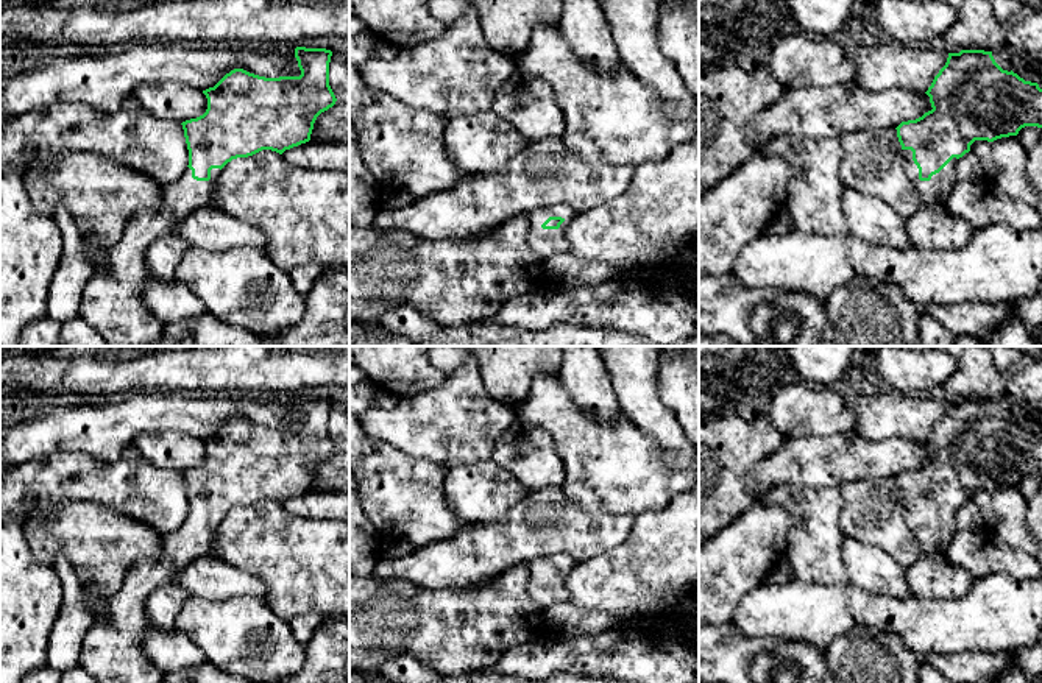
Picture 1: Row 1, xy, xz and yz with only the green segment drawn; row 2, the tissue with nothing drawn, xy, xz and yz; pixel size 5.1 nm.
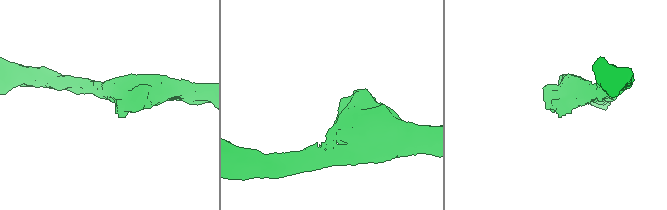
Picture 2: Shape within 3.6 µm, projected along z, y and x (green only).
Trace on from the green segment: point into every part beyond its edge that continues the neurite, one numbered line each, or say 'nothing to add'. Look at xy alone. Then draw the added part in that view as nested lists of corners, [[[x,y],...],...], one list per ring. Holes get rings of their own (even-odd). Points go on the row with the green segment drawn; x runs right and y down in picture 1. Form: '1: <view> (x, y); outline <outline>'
1: xy (111, 303); outline [[[187,167],[176,181],[162,186],[162,204],[137,209],[126,223],[120,242],[106,249],[109,271],[94,274],[87,281],[78,312],[109,346],[148,346],[162,335],[165,324],[142,303],[142,287],[147,276],[145,253],[158,237],[170,234],[176,223],[211,203],[220,173],[220,168],[212,168],[209,181],[197,181]]]

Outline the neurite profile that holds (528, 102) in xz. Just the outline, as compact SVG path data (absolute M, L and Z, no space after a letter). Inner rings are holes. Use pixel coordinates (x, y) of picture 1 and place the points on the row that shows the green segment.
M516 70L498 90L491 111L510 123L527 143L565 133L565 114L554 87L537 75Z

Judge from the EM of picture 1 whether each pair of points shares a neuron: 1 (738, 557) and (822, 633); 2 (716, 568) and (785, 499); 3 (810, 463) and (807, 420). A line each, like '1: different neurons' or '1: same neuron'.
1: different neurons
2: different neurons
3: different neurons

